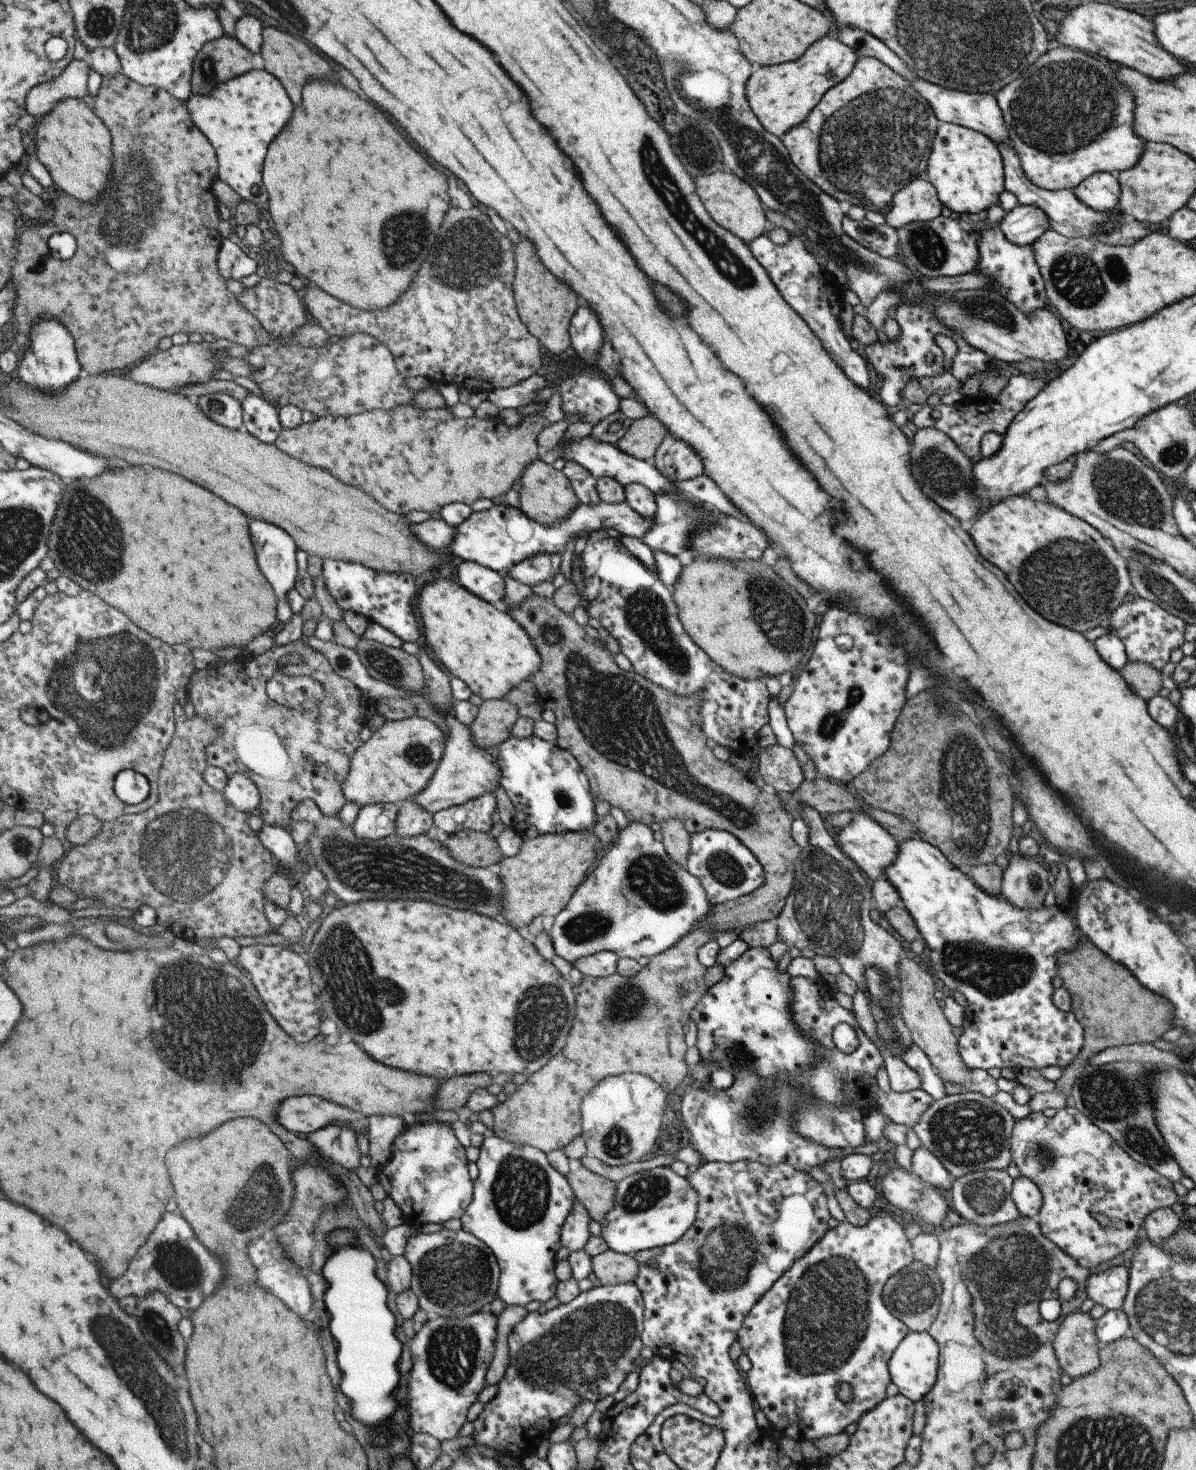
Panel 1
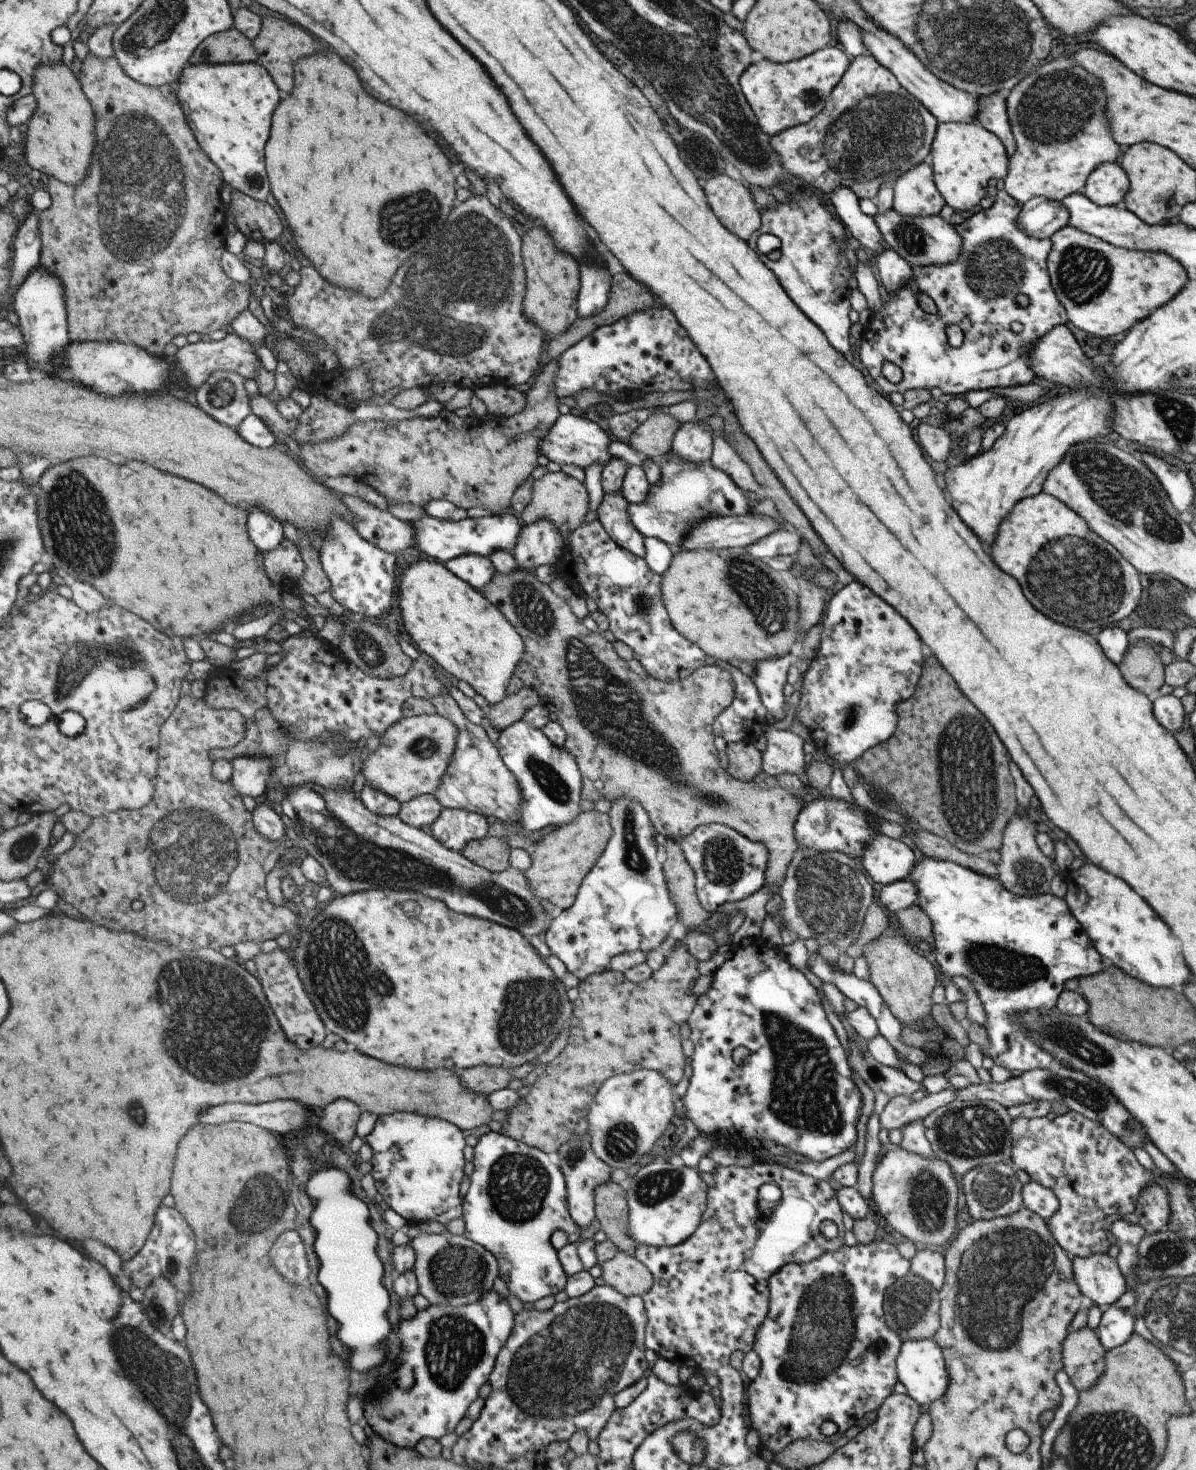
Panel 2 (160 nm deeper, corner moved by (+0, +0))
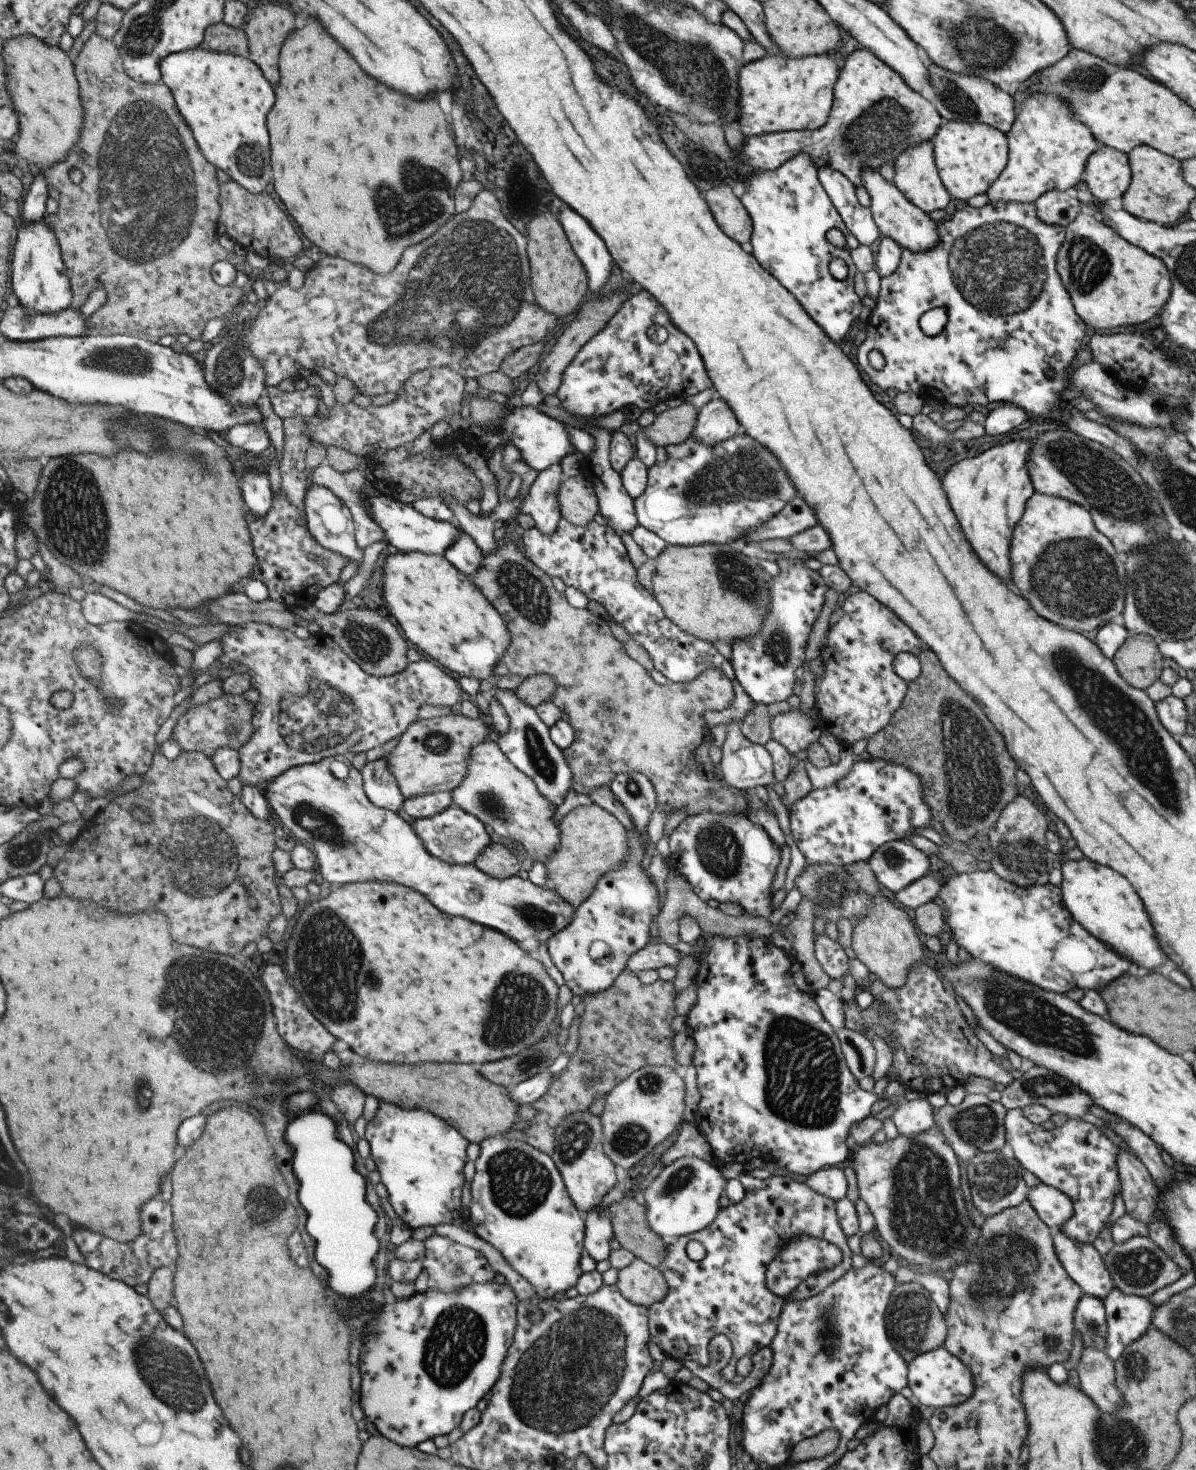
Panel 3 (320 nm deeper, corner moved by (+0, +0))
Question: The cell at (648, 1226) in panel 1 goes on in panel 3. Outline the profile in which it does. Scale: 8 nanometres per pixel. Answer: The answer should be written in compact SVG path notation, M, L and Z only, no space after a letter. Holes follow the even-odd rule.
M696 1156L681 1157L663 1167L649 1186L640 1190L637 1199L646 1210L649 1228L668 1244L705 1228L717 1216L719 1196L723 1194L726 1181L719 1165Z

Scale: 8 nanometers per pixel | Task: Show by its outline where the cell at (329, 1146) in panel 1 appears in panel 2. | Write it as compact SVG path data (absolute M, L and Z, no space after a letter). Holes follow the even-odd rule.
M337 1099L319 1110L319 1124L324 1133L331 1134L336 1142L349 1144L357 1134L362 1108L352 1100Z

